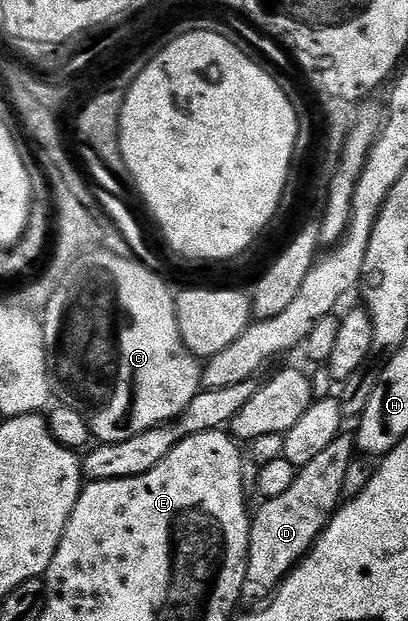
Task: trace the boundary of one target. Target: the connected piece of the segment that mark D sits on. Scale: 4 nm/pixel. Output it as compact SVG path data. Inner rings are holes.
M341 433L337 438L334 439L333 445L329 445L324 452L320 452L319 456L313 457L312 461L308 465L300 468L296 472L293 485L289 487L288 492L281 494L279 497L271 498L264 500L259 506L261 506L257 513L252 514L252 523L250 531L250 553L247 555L247 565L246 565L246 575L245 575L245 585L242 586L242 597L241 601L246 603L255 603L251 605L257 605L259 601L264 602L267 598L270 598L274 594L275 588L282 583L283 579L289 574L289 572L303 559L303 556L306 555L310 550L312 545L315 543L316 538L320 533L327 527L328 521L331 519L332 515L338 510L340 501L342 500L344 481L345 481L345 472L351 464L352 460L355 458L357 448L355 445L355 438L352 434Z

